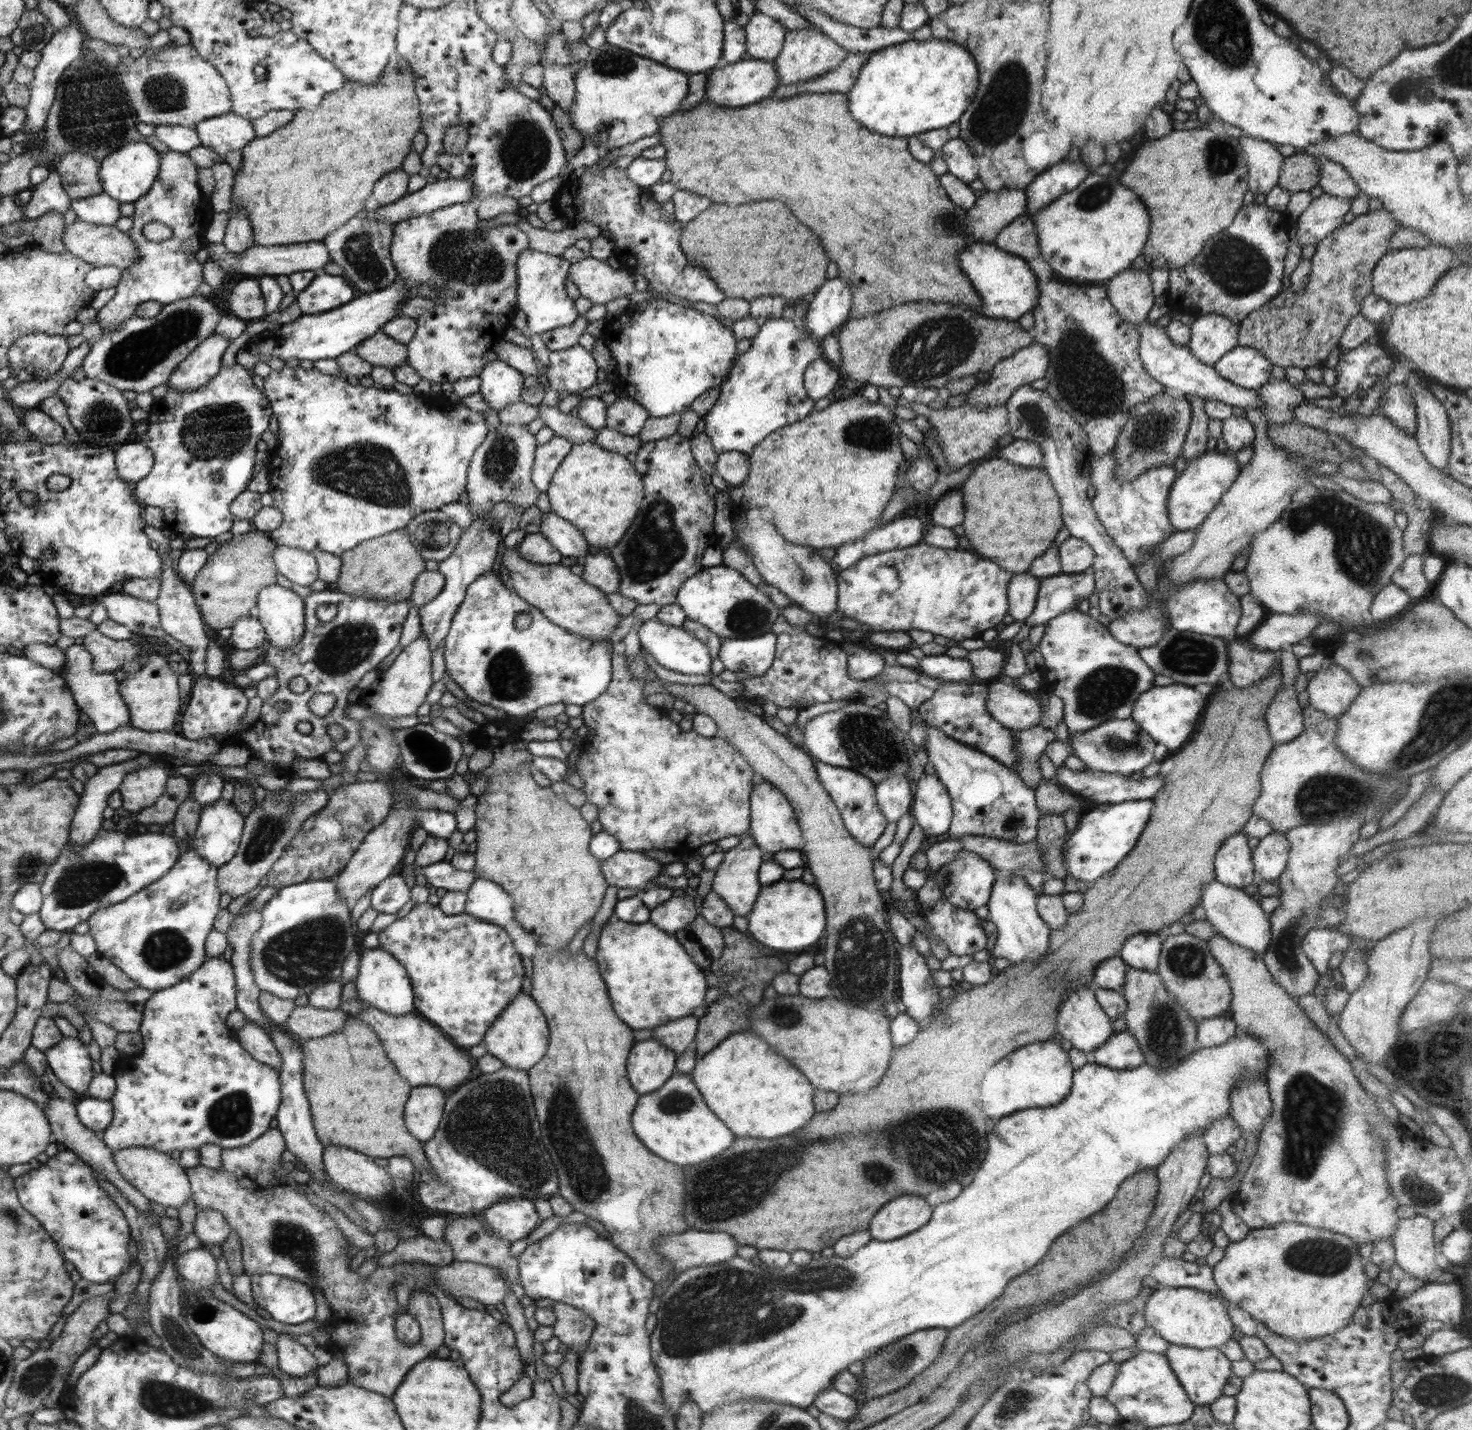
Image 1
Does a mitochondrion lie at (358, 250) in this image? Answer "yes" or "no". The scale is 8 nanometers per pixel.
yes

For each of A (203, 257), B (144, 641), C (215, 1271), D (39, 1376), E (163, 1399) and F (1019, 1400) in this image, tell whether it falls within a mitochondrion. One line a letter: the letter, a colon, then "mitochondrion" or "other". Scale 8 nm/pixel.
A: other
B: other
C: other
D: mitochondrion
E: mitochondrion
F: mitochondrion

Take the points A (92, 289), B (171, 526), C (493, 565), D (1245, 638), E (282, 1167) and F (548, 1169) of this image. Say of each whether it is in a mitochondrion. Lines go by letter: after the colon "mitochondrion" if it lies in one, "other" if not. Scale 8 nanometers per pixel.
A: other
B: other
C: other
D: other
E: other
F: mitochondrion

